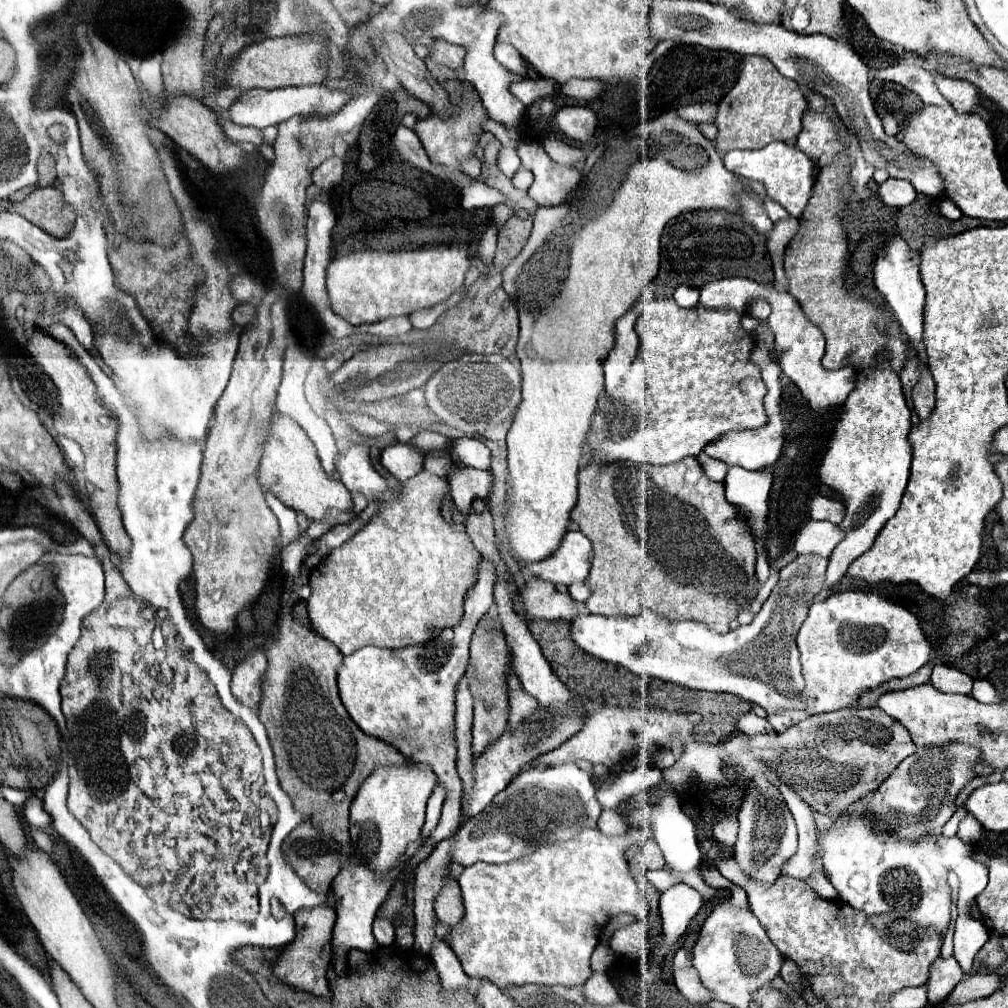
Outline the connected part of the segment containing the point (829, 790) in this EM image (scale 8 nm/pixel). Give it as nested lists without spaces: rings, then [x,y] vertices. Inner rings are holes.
[[[841,708],[837,712],[809,716],[801,722],[801,726],[795,726],[795,750],[789,750],[789,744],[769,744],[769,740],[769,736],[757,736],[753,738],[753,742],[751,738],[747,738],[747,746],[749,750],[769,750],[763,752],[763,762],[779,776],[779,780],[793,788],[813,810],[831,818],[837,818],[853,802],[877,790],[881,782],[895,770],[895,766],[899,766],[901,760],[917,750],[907,728],[889,718],[879,708]]]

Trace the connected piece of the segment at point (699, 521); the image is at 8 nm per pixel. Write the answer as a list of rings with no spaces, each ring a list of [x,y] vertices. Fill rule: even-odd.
[[[683,458],[669,466],[587,464],[579,470],[579,500],[571,510],[571,520],[581,526],[581,532],[593,544],[591,574],[587,578],[593,592],[585,602],[593,614],[611,610],[631,614],[631,610],[651,608],[665,614],[665,618],[693,618],[725,634],[741,604],[751,602],[755,596],[755,538],[749,524],[737,516],[737,508],[727,502],[725,484],[711,480],[697,458]]]

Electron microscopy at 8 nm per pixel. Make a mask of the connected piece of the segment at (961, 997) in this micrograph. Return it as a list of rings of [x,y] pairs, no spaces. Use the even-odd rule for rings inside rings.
[[[975,974],[971,978],[961,980],[951,992],[953,1002],[967,1002],[973,998],[985,998],[997,992],[1003,986],[1003,978],[999,974]]]

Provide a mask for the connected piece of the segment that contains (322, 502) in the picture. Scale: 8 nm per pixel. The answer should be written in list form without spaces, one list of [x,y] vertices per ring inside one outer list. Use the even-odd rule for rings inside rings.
[[[273,418],[269,434],[263,446],[263,456],[259,464],[259,482],[271,490],[285,506],[303,512],[311,520],[325,520],[327,514],[335,508],[339,512],[353,510],[351,492],[341,480],[333,480],[321,468],[317,450],[305,430],[289,418]]]

